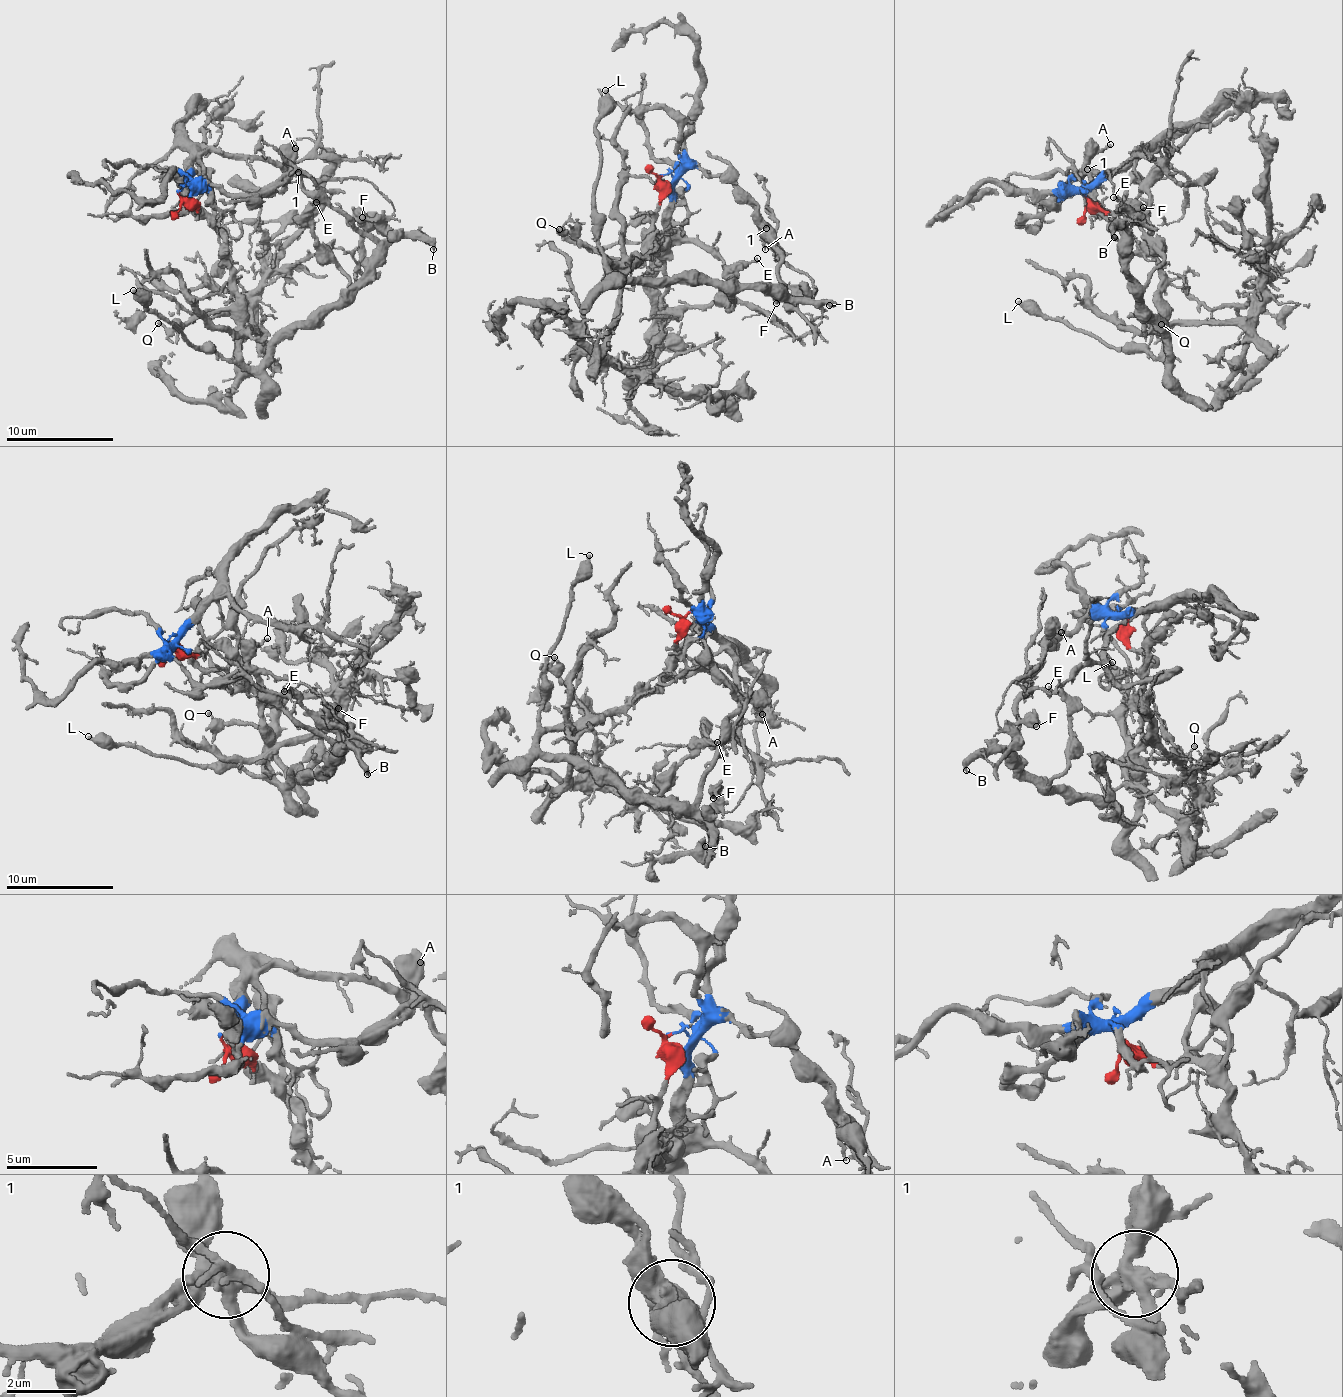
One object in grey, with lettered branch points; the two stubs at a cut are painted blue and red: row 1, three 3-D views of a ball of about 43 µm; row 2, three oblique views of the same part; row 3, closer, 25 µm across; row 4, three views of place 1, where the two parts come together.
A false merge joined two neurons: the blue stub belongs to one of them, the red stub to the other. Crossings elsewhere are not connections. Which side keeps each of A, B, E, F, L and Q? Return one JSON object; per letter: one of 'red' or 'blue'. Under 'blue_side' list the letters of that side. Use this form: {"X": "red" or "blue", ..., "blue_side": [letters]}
{"A": "red", "B": "red", "E": "red", "F": "red", "L": "red", "Q": "red", "blue_side": []}

